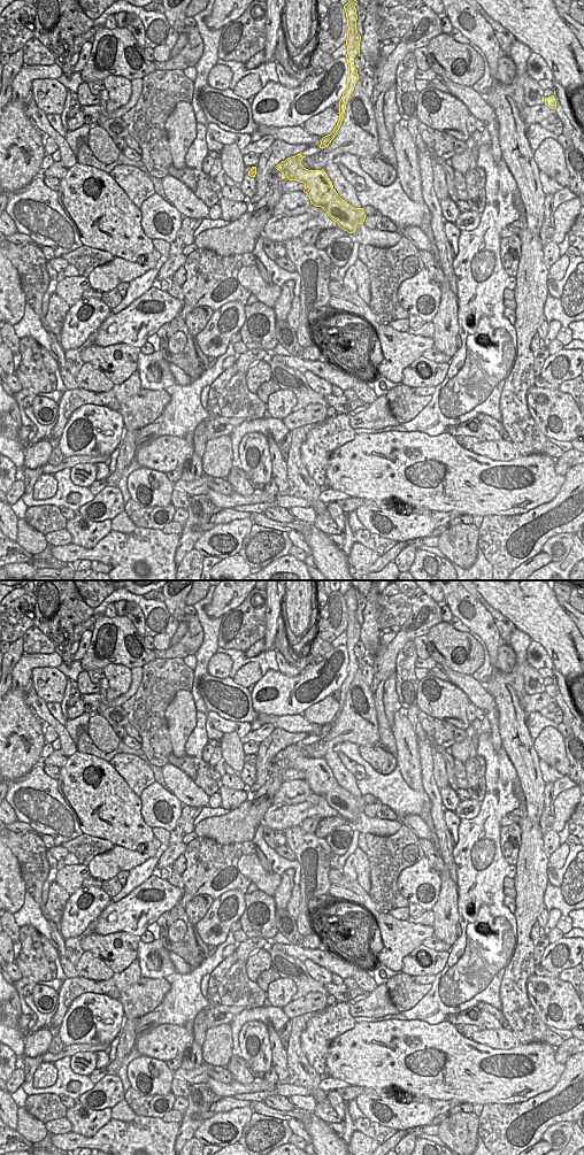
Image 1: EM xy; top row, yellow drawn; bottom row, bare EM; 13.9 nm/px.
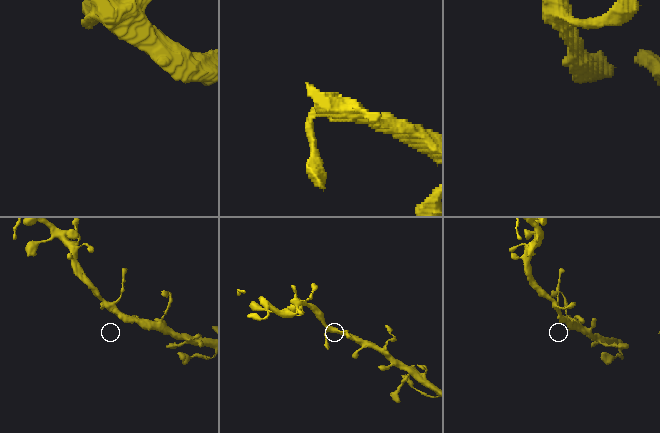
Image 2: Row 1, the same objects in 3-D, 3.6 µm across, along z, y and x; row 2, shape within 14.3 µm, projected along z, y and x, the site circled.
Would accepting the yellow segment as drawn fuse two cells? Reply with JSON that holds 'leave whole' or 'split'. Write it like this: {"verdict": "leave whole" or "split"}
{"verdict": "leave whole"}

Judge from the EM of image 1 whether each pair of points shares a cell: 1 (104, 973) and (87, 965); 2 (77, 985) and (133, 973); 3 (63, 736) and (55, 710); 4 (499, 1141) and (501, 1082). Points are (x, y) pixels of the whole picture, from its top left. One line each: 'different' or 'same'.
1: same
2: same
3: different
4: different

